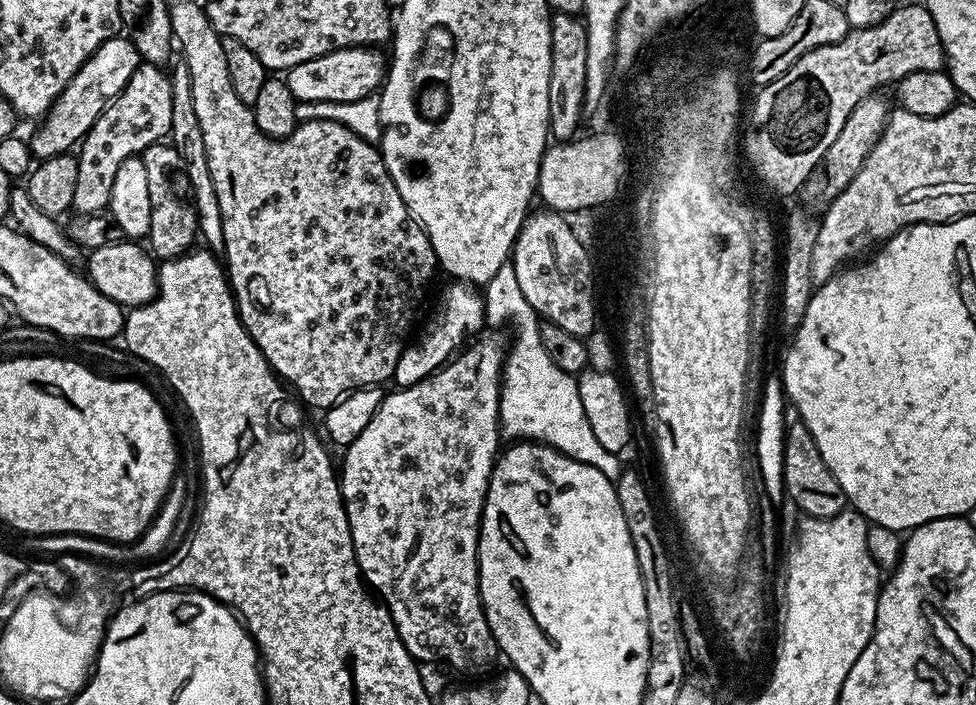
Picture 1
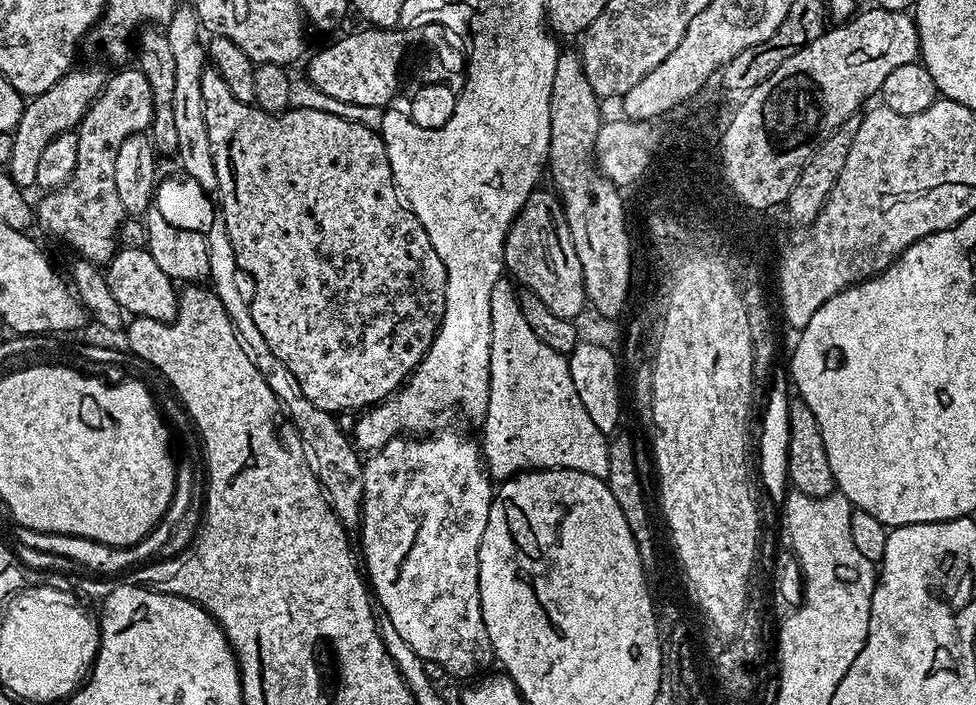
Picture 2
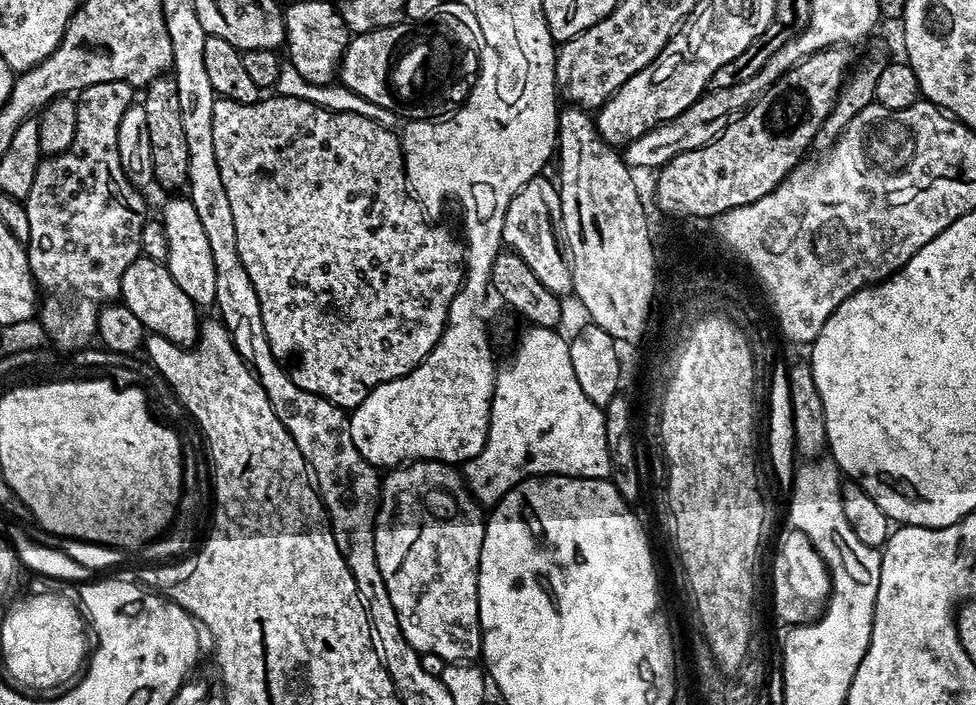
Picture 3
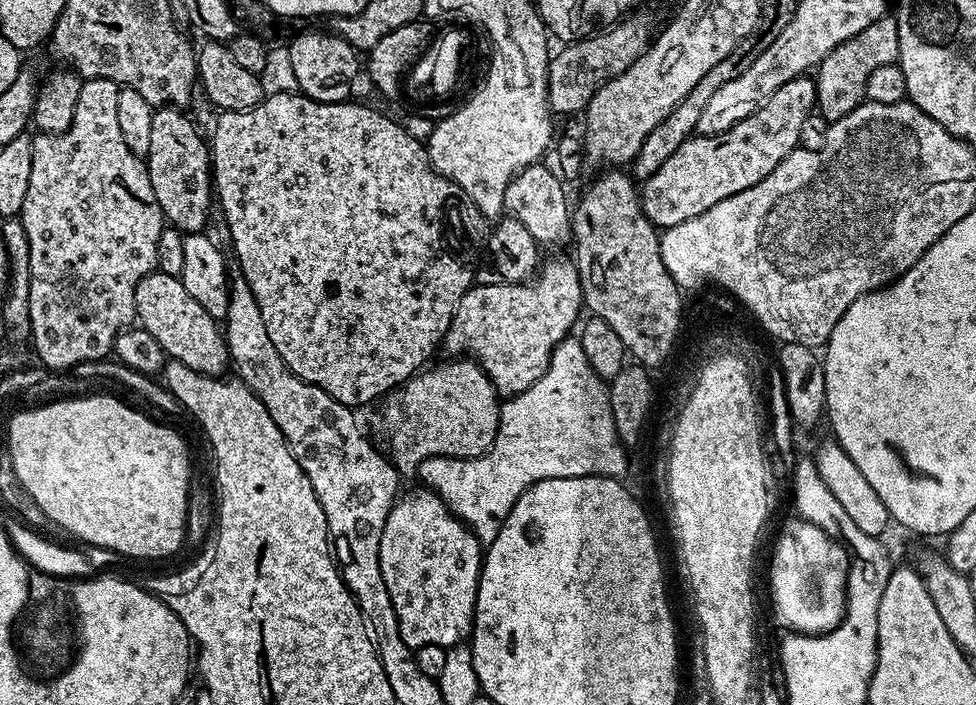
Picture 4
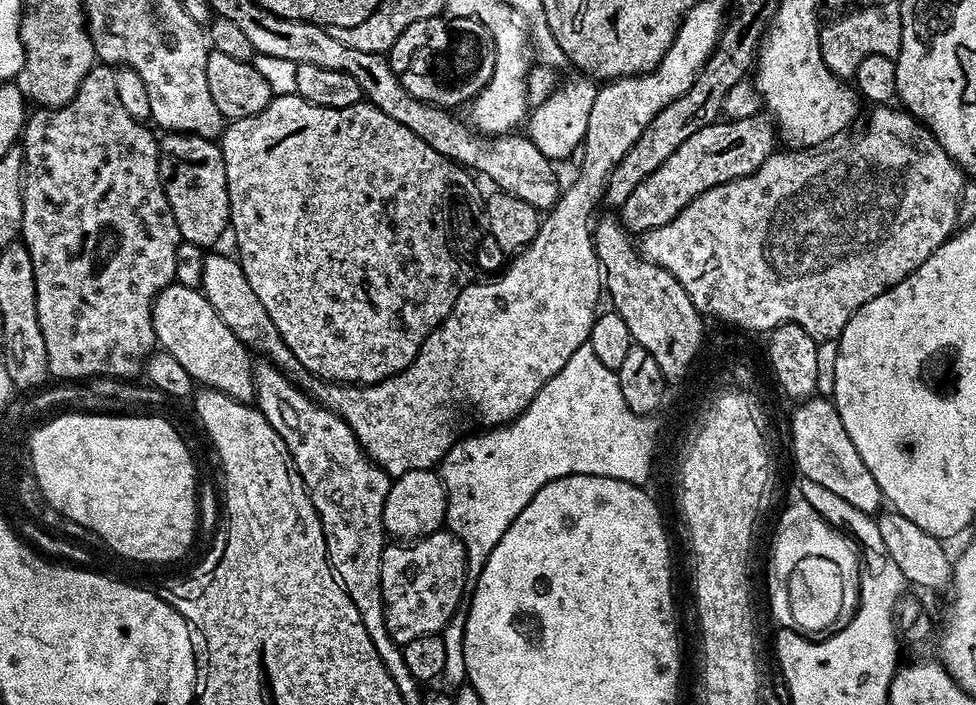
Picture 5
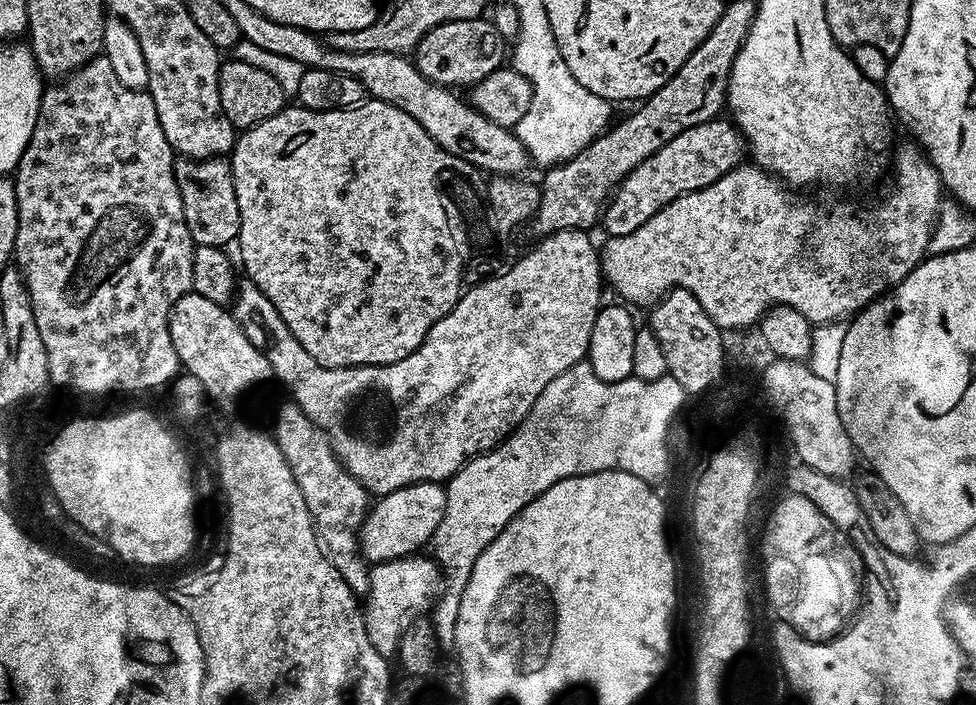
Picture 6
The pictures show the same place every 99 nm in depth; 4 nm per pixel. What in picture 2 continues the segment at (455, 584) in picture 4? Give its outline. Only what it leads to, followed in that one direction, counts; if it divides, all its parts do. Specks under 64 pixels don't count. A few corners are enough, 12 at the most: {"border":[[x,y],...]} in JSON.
{"border":[[464,432],[364,460],[362,564],[402,642],[494,664],[478,550],[494,484]]}

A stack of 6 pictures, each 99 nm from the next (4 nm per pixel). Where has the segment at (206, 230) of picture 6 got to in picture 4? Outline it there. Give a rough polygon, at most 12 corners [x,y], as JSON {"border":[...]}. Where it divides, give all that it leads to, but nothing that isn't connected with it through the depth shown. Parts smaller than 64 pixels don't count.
{"border":[[176,106],[153,111],[146,157],[165,221],[214,212],[209,145]]}

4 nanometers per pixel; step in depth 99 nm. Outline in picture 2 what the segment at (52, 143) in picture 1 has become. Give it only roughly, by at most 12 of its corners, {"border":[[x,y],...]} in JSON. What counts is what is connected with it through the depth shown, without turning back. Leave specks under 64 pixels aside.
{"border":[[73,67],[31,97],[6,171],[36,188],[38,157],[79,125],[106,72]]}

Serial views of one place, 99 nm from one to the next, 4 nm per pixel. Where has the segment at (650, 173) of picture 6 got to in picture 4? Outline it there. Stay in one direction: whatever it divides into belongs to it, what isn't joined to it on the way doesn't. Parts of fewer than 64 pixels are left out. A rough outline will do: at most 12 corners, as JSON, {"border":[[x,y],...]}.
{"border":[[797,76],[717,136],[689,136],[638,199],[658,230],[762,182],[801,143]]}

